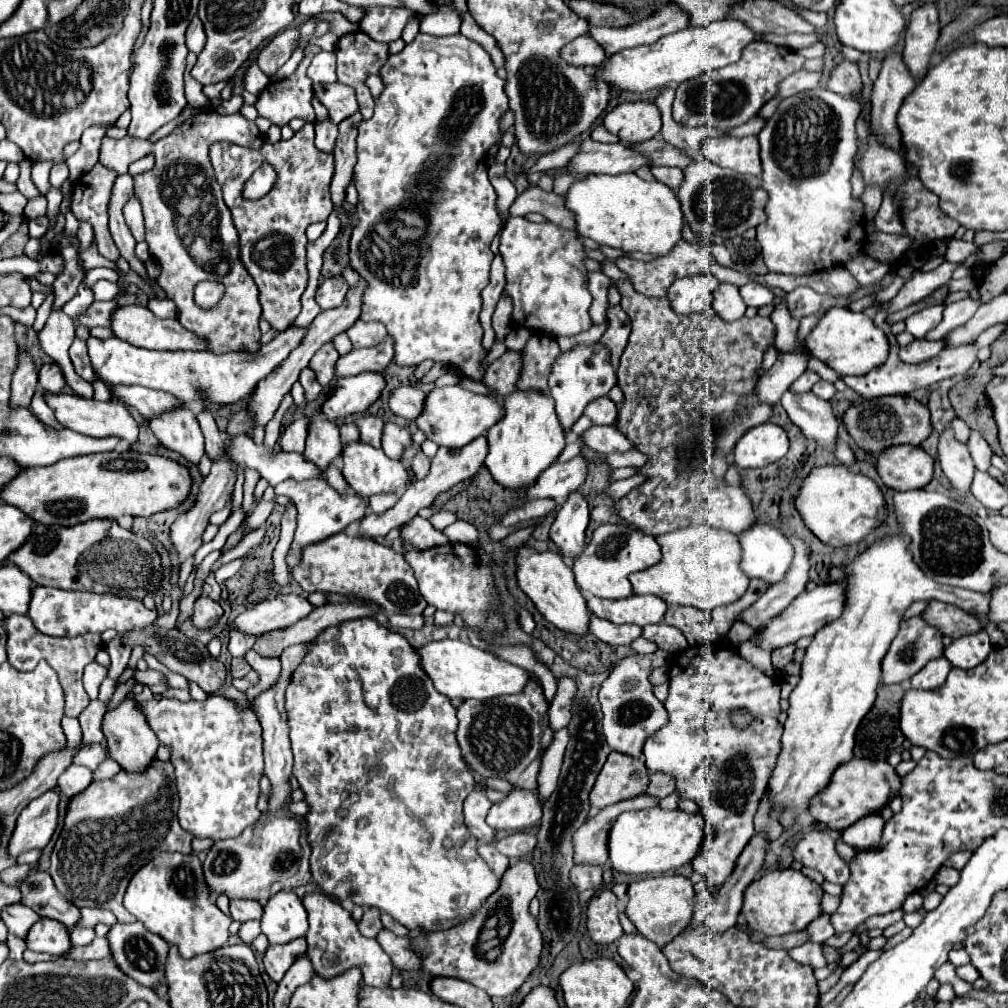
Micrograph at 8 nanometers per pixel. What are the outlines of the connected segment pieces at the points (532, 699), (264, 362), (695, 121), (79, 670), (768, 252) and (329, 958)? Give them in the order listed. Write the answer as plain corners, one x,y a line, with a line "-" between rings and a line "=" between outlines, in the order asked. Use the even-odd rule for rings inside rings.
531,678
519,694
497,696
487,702
465,700
457,708
457,742
469,770
477,772
485,780
501,778
507,780
513,788
537,790
541,758
553,740
547,710
549,702
543,696
543,688
=
289,328
277,338
273,338
267,346
257,352
229,352
229,354
211,354
211,352
191,352
191,350
175,350
175,352
157,352
147,348
137,348
125,340
115,336
107,340
87,338
87,352
93,364
95,374
105,384
137,384
153,390
163,390
173,394
175,398
187,398
187,402
217,402
231,404
237,402
255,390
255,386
279,364
287,354
299,346
303,340
305,328
=
753,40
743,48
741,60
719,68
711,74
679,84
673,102
673,118
683,126
715,124
719,130
727,130
757,116
761,106
775,98
775,90
783,78
803,68
805,58
789,48
781,48
763,40
=
9,614
3,620
3,626
7,630
7,660
13,668
21,670
21,672
29,672
33,670
39,660
47,660
47,664
57,672
59,676
59,684
63,688
65,694
65,708
63,714
65,716
79,716
81,710
89,704
89,696
83,688
83,668
93,662
97,650
103,646
101,642
101,634
83,634
83,636
73,636
73,638
55,638
55,636
47,636
43,632
39,632
29,616
19,616
19,614
=
815,88
815,90
805,90
805,92
799,92
791,98
785,98
779,106
777,106
777,112
779,114
773,114
763,130
759,132
759,144
761,144
761,166
763,166
763,174
761,174
761,180
763,180
763,190
767,190
769,194
769,200
765,204
765,214
767,214
767,220
763,224
757,226
757,242
761,244
761,252
763,252
763,260
769,268
769,272
779,272
779,274
813,274
813,272
819,272
819,270
825,270
825,266
839,266
839,264
845,264
849,258
857,256
863,248
863,240
865,240
865,230
863,230
863,202
861,200
855,200
851,196
851,174
853,174
853,156
857,154
857,132
855,132
855,122
857,122
857,116
859,116
859,106
855,100
851,98
845,98
845,96
839,96
827,88
=
305,894
303,898
305,910
309,914
309,932
307,932
307,956
315,968
315,972
323,978
333,978
337,974
343,974
347,968
359,968
363,974
363,984
373,988
389,988
389,980
393,974
393,962
383,952
377,940
365,938
357,922
351,918
351,912
347,912
337,900
331,900
325,894

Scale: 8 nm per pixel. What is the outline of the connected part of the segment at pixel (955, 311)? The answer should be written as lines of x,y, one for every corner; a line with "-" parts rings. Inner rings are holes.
971,298
945,305
941,324
927,334
927,340
941,340
949,330
965,324
975,314
977,306
979,306
979,300
971,300

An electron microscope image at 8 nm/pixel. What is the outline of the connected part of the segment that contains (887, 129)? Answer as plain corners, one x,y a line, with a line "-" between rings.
893,52
883,58
879,78
873,84
873,126
879,134
887,134
887,142
899,150
899,130
895,130
895,118
903,98
917,86
917,80
903,62
903,56

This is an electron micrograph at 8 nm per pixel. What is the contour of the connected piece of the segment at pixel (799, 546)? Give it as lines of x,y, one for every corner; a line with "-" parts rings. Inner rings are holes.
785,532
785,536
795,548
791,568
781,582
773,584
771,590
767,590
751,608
741,614
741,620
745,620
751,628
759,628
761,624
775,618
783,608
793,602
793,598
805,592
805,586
809,582
809,546
791,532

